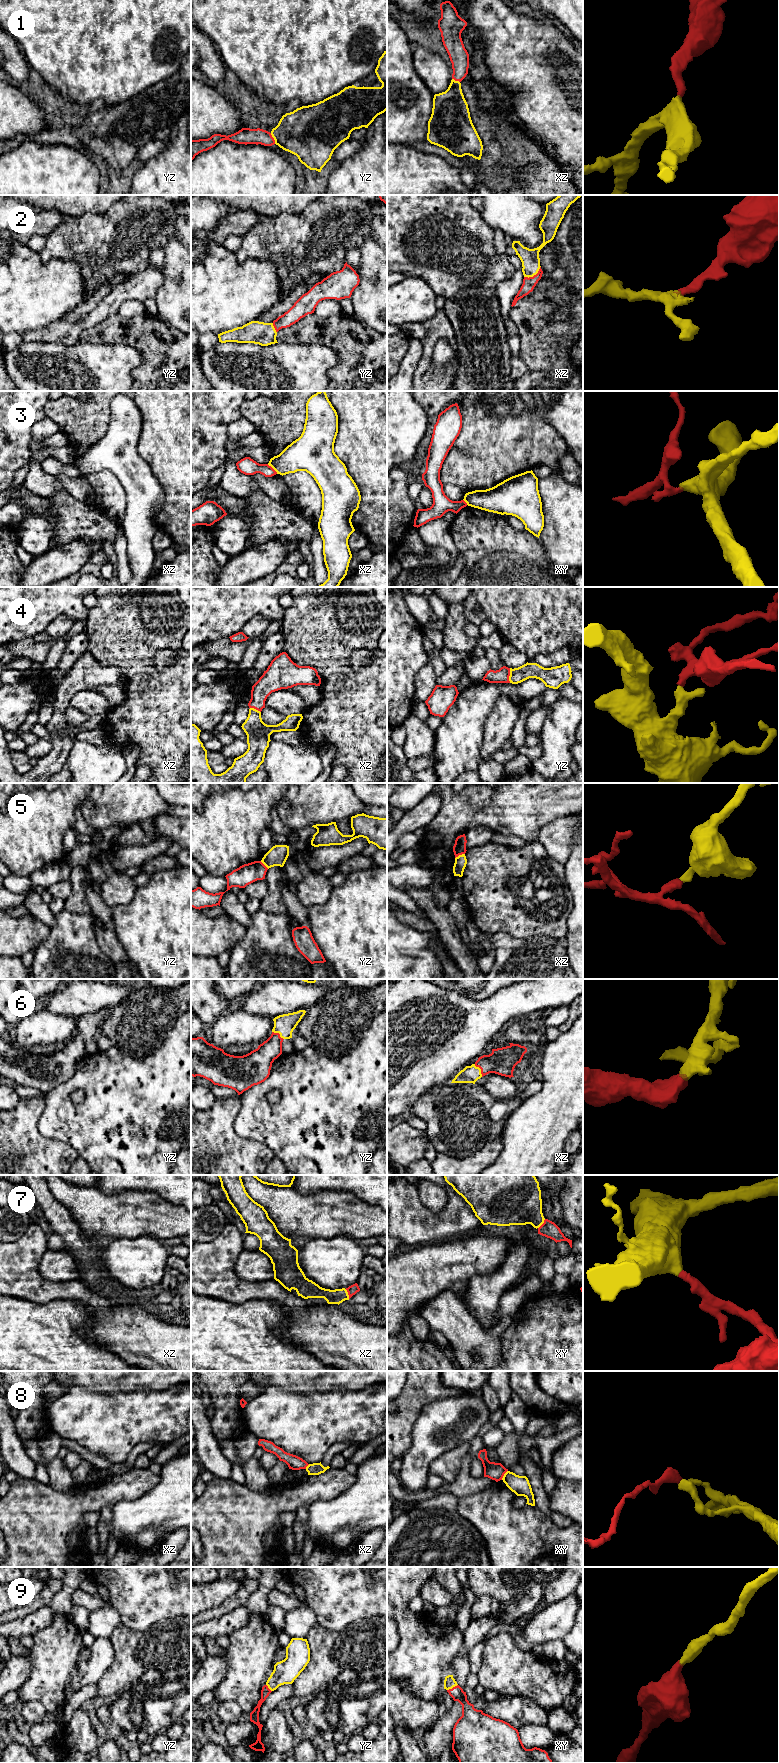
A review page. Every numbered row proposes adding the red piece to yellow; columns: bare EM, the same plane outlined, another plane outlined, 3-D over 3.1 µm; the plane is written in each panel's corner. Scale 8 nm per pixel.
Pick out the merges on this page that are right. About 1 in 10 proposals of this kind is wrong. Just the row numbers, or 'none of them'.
1, 2, 4, 6, 7, 9

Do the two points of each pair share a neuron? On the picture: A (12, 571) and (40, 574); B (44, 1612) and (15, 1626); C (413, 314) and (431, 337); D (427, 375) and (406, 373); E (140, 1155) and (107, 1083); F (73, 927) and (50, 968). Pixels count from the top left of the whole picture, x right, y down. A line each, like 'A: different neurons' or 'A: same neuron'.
A: different neurons
B: same neuron
C: different neurons
D: different neurons
E: same neuron
F: same neuron

